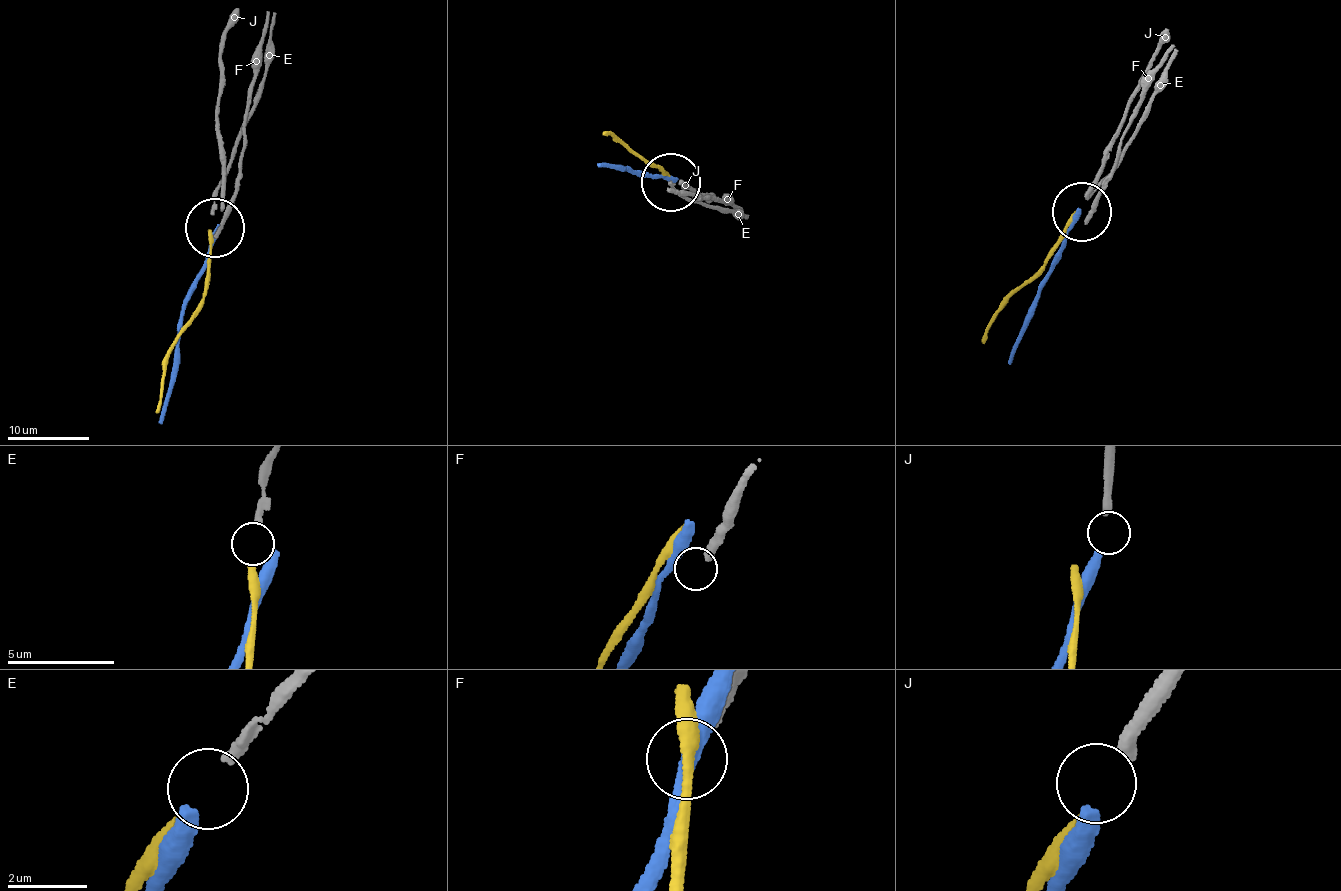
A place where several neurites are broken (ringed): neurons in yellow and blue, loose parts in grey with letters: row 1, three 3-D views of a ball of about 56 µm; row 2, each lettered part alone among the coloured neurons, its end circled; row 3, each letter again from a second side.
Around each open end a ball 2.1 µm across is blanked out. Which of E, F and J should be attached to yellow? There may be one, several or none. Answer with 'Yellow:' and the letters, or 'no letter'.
Yellow: E

